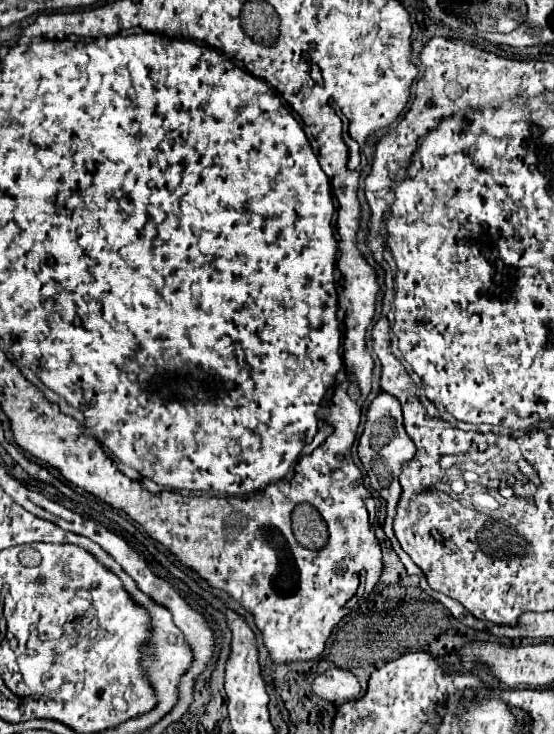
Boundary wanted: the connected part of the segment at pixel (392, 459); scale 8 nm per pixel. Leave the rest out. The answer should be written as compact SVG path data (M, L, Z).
M378 394L372 404L368 406L366 412L366 424L364 424L364 434L358 440L358 458L370 478L370 486L380 494L380 498L386 500L386 516L390 516L390 520L394 520L394 510L400 498L400 482L398 482L398 474L400 474L400 464L406 460L410 460L416 452L414 442L408 438L404 426L402 426L402 410L400 410L400 402L396 398L390 398L388 394Z

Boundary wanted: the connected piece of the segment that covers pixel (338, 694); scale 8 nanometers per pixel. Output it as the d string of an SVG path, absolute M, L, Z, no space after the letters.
M330 668L324 674L316 676L312 690L328 702L348 702L360 696L360 684L356 676L342 668Z

